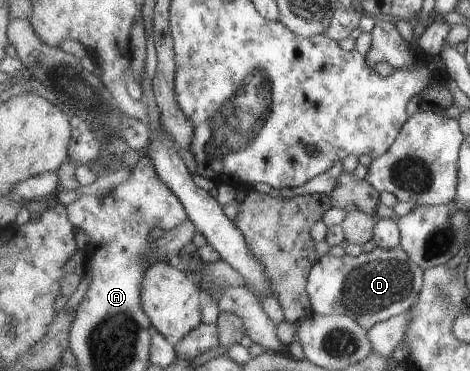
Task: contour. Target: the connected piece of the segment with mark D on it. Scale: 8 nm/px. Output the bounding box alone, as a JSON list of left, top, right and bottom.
[308,246,425,329]

